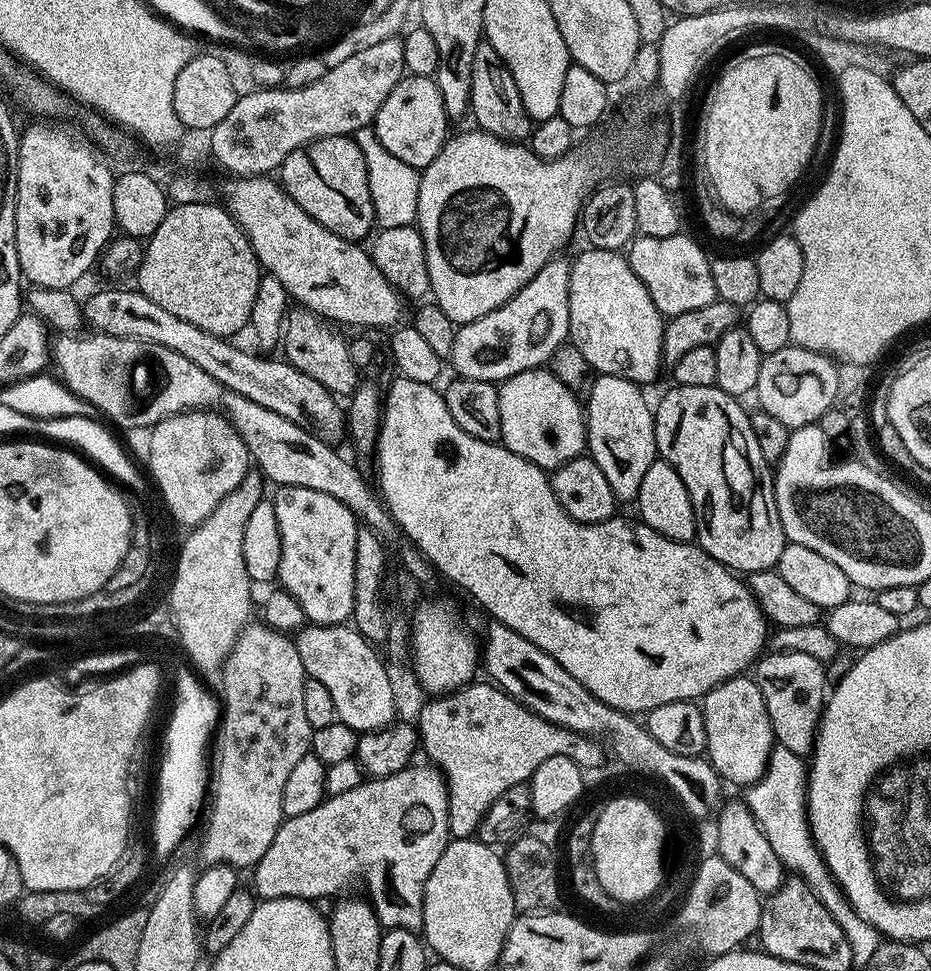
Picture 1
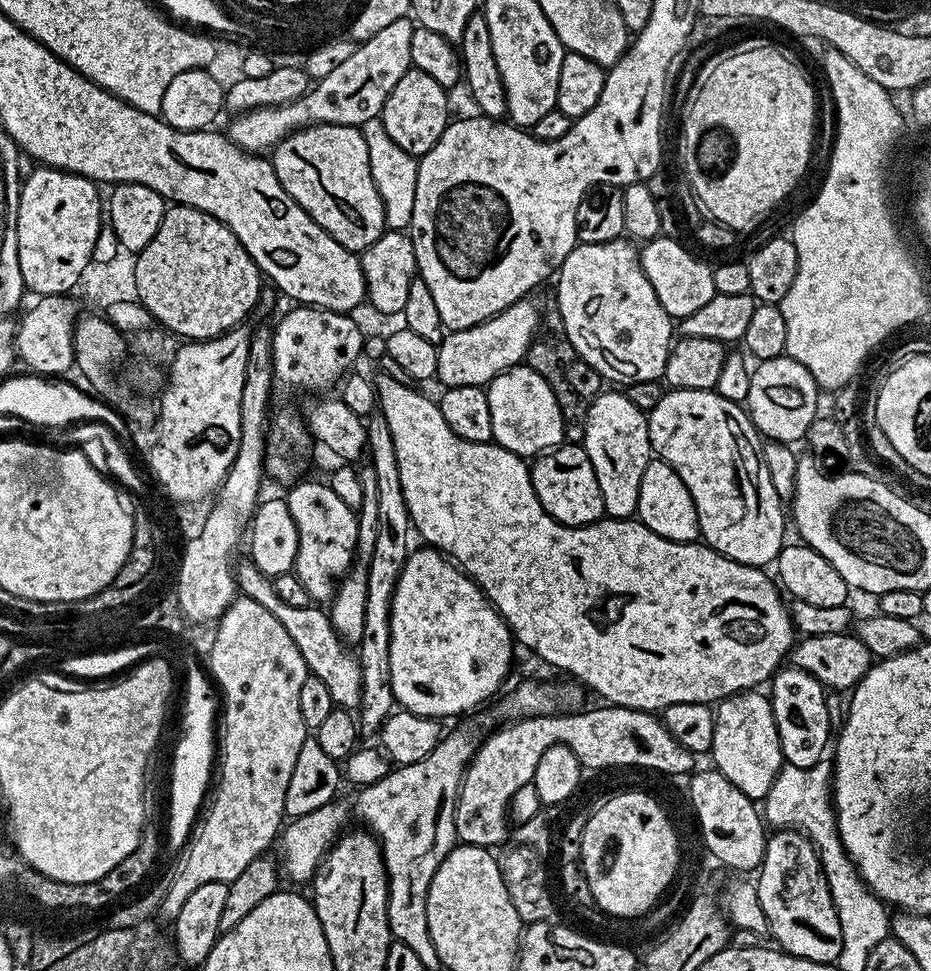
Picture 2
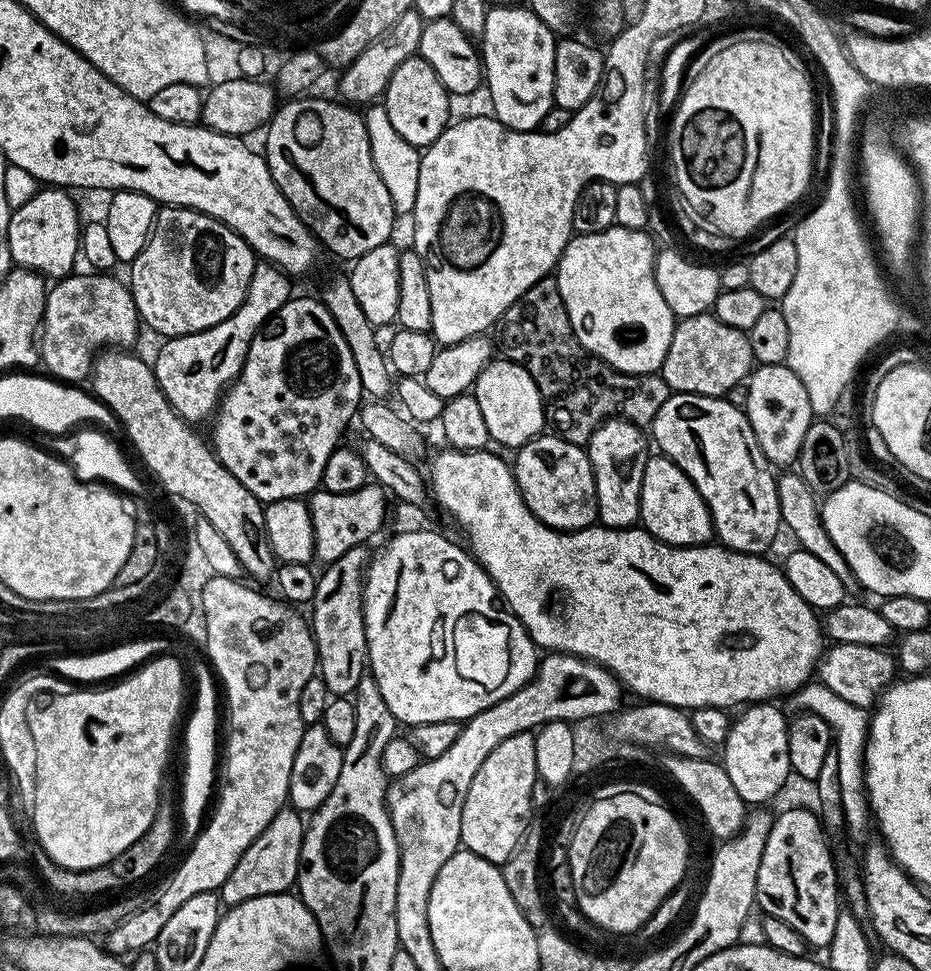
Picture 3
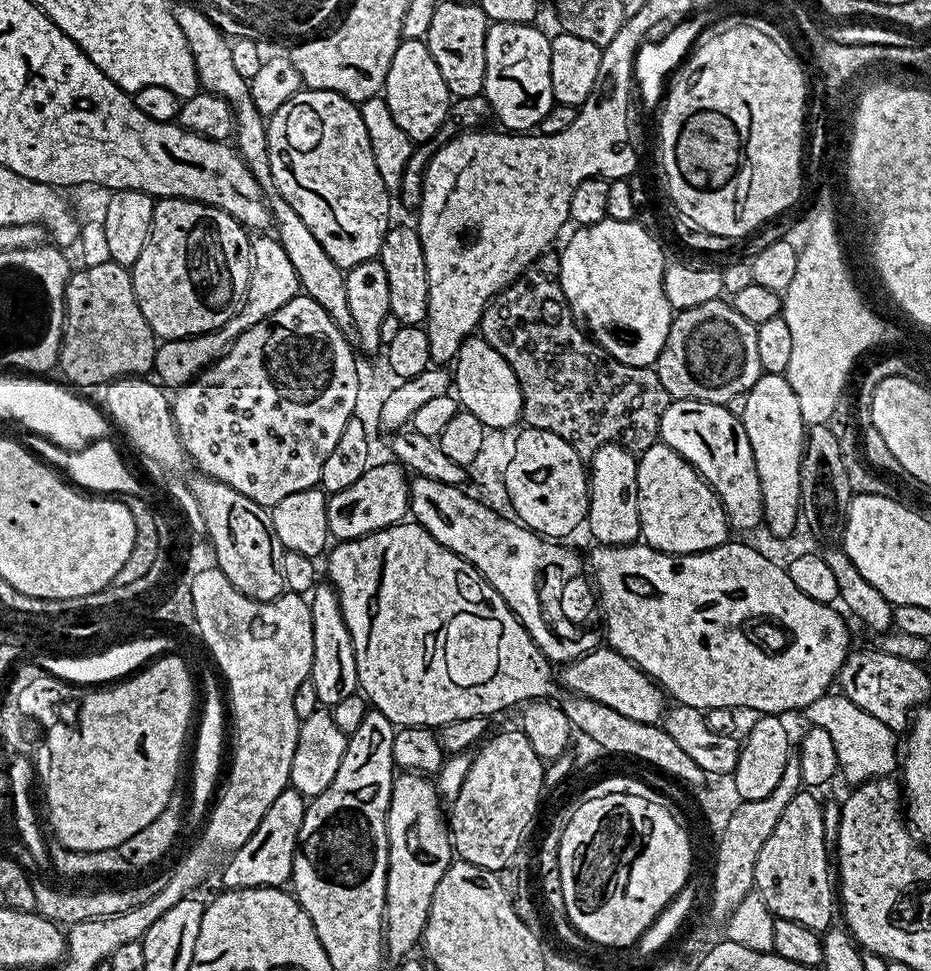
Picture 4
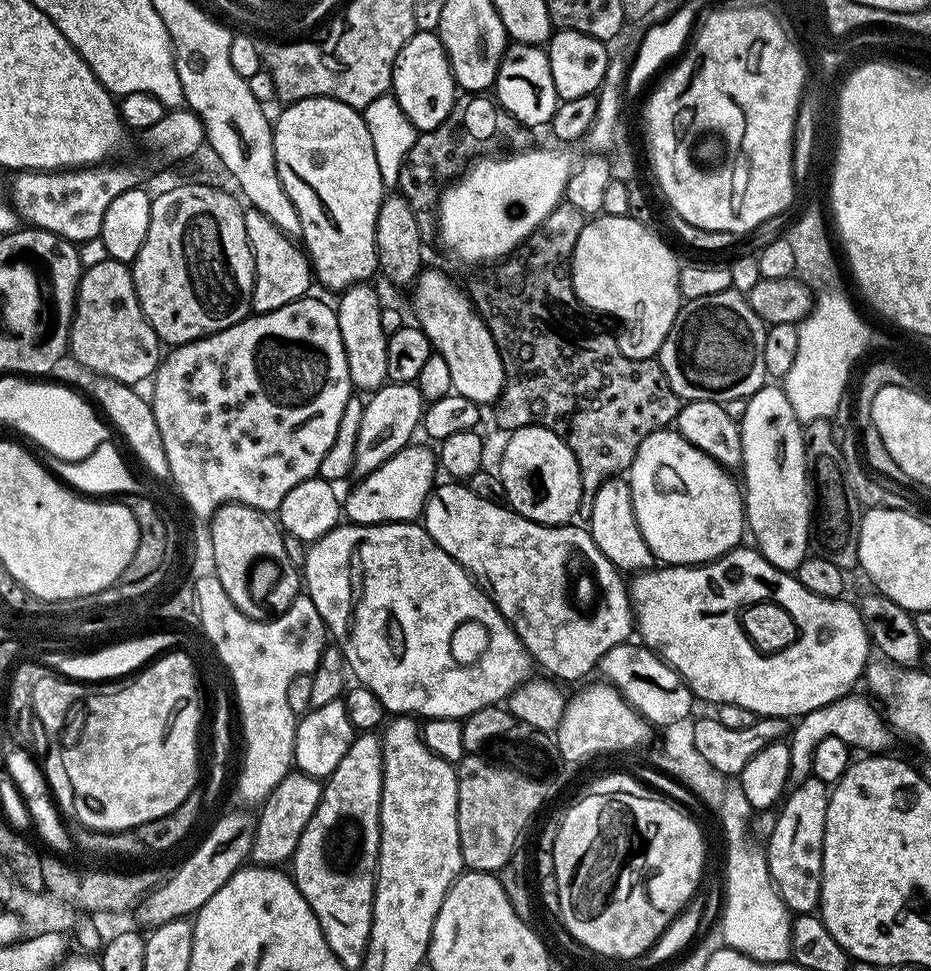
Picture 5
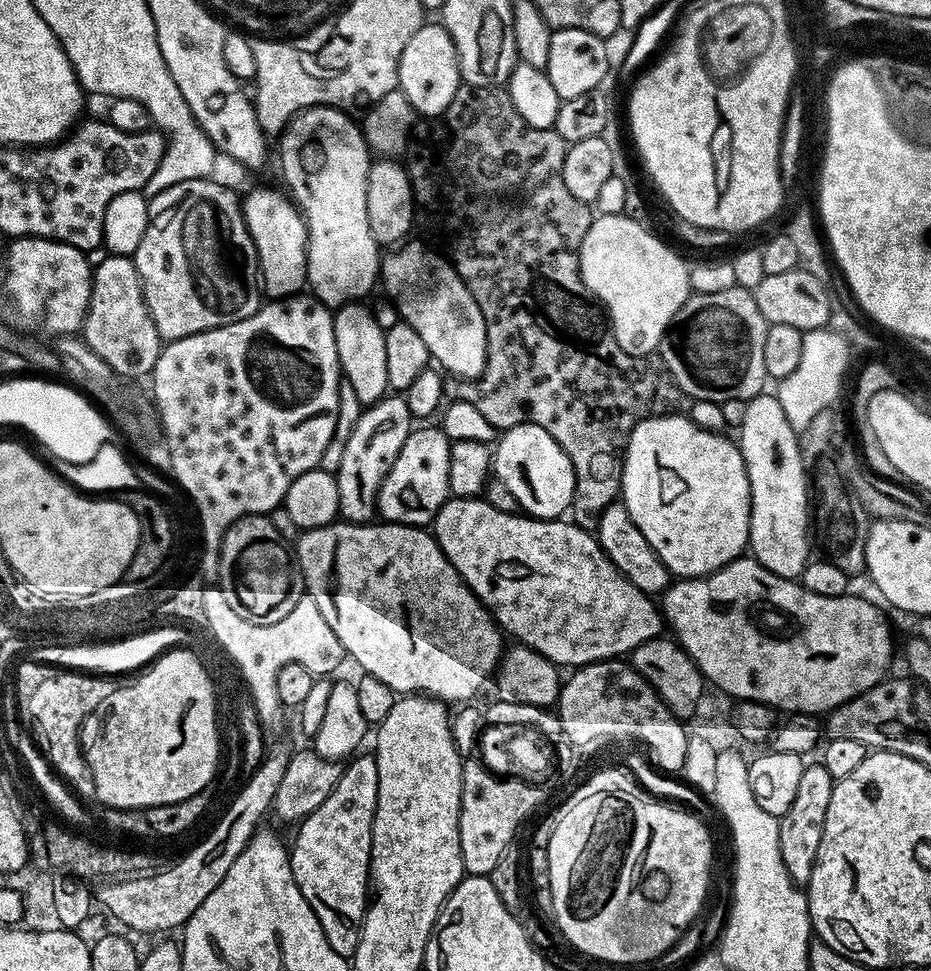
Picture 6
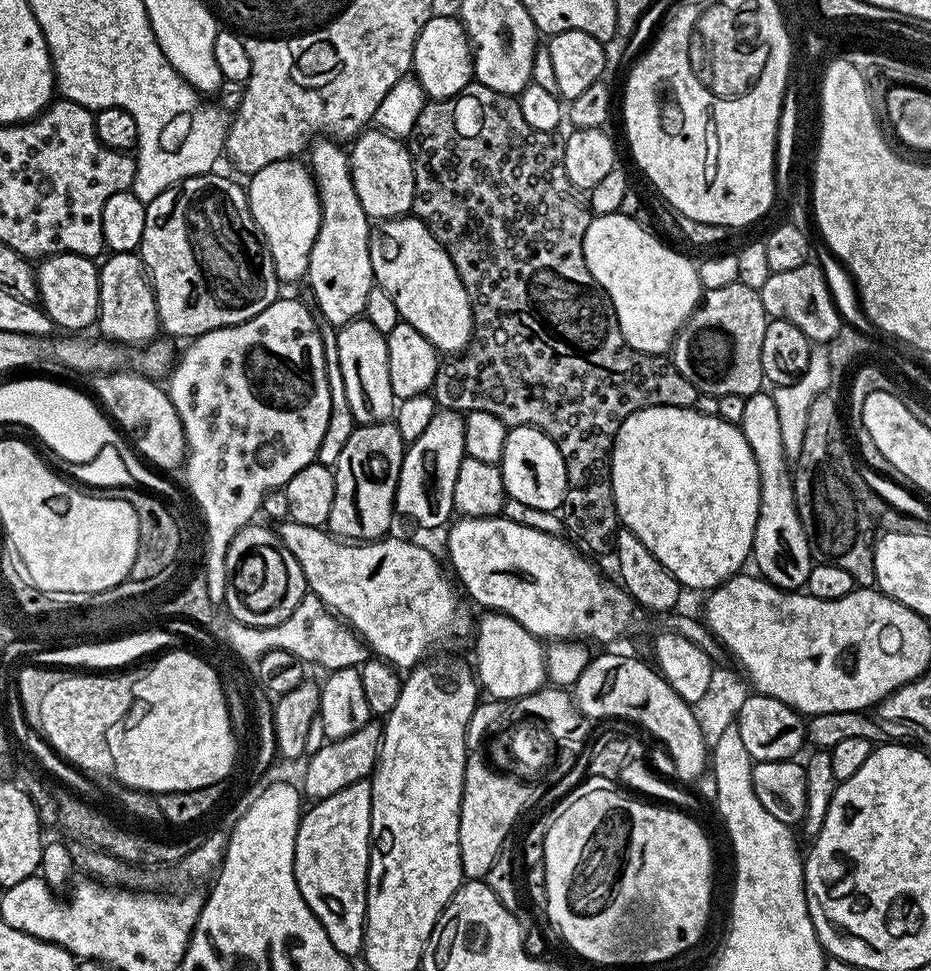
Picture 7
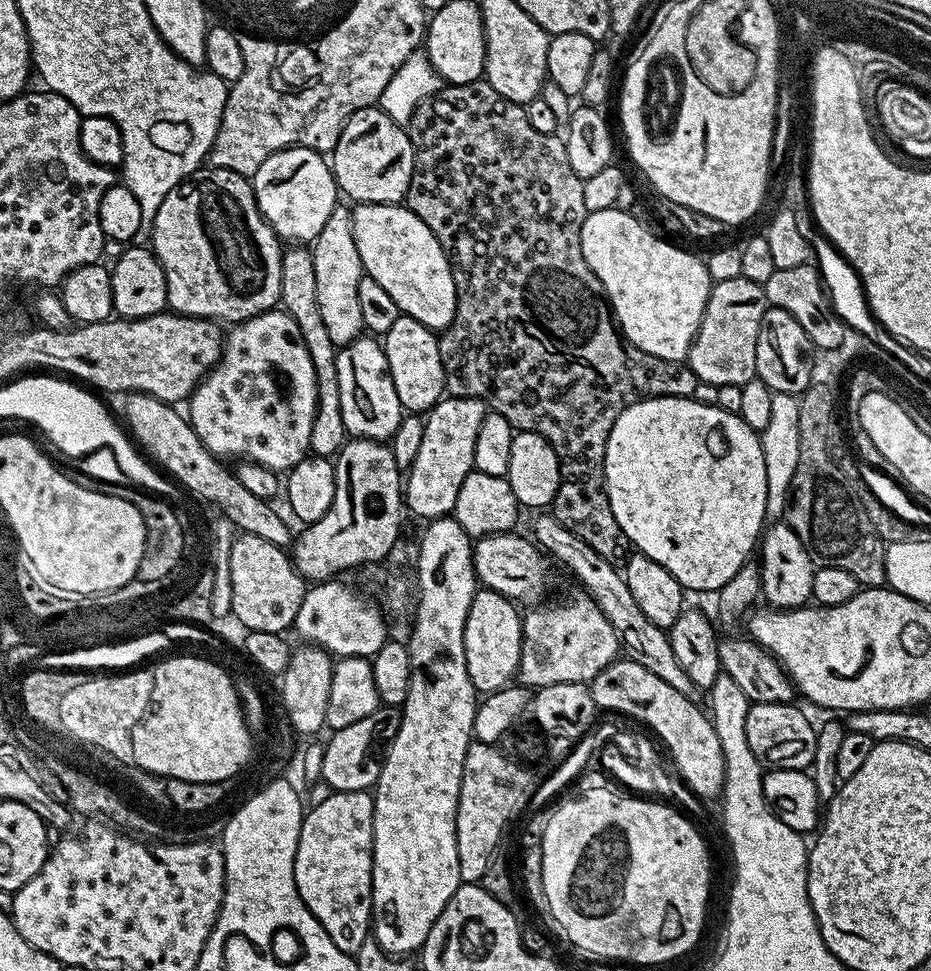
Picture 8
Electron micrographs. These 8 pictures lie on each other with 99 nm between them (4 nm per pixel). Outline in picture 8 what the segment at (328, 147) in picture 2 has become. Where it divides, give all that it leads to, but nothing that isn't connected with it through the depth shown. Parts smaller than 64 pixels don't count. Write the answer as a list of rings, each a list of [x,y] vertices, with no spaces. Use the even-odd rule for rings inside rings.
[[[337,206],[326,218],[326,226],[311,241],[310,251],[314,258],[314,274],[318,278],[318,310],[322,310],[322,322],[330,334],[330,342],[343,346],[354,342],[365,331],[362,307],[358,300],[358,282],[365,276],[358,258],[358,246],[354,246],[351,211]]]

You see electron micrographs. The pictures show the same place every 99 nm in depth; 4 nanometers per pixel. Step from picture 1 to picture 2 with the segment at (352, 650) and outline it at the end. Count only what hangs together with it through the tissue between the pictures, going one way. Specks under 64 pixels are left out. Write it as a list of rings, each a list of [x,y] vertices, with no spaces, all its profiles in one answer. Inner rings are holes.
[[[244,560],[244,563],[241,565],[239,563],[234,571],[239,591],[269,610],[270,614],[273,614],[285,627],[290,638],[294,639],[294,644],[298,646],[309,673],[321,678],[322,682],[329,687],[333,703],[337,707],[355,709],[360,704],[360,661],[353,651],[350,653],[344,650],[345,645],[333,630],[327,613],[314,604],[306,607],[292,607],[286,604],[278,597],[273,581],[262,575],[251,561]]]

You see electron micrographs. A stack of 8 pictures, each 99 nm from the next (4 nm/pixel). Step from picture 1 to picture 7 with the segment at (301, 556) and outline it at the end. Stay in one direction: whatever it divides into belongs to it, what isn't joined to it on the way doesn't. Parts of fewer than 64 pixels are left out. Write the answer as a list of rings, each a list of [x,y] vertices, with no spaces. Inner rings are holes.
[[[438,410],[434,418],[430,418],[426,431],[404,449],[396,487],[397,513],[401,517],[409,516],[424,528],[443,529],[454,516],[454,481],[464,457],[464,416],[458,412]]]

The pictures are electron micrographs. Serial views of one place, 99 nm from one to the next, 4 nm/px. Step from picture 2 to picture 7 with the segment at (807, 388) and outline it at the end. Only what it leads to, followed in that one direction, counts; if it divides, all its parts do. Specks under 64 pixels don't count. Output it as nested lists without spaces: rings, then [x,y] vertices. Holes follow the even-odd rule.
[[[761,390],[747,397],[738,427],[744,431],[746,442],[750,442],[750,450],[754,454],[754,462],[758,462],[760,467],[760,509],[754,530],[751,559],[754,564],[756,560],[760,567],[757,568],[759,575],[774,586],[789,590],[803,589],[810,578],[814,557],[796,509],[790,461],[782,450],[778,409],[774,406],[772,395]]]

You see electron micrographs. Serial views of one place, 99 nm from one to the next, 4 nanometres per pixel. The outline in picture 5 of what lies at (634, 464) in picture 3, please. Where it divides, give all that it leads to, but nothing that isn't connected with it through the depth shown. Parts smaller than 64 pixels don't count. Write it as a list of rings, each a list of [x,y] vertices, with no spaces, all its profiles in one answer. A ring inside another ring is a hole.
[[[609,478],[604,481],[597,492],[590,498],[592,517],[586,521],[586,527],[592,533],[592,540],[610,558],[613,566],[624,574],[635,574],[651,569],[654,557],[650,546],[646,546],[646,538],[642,538],[642,530],[638,526],[638,518],[634,514],[632,491],[627,479]]]

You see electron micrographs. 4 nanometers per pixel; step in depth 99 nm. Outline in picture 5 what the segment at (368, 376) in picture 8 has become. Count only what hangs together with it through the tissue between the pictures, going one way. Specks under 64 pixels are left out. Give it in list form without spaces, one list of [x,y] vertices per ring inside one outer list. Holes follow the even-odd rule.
[[[371,283],[355,284],[339,293],[334,307],[338,318],[338,330],[342,334],[342,346],[346,350],[346,366],[350,370],[353,389],[368,388],[375,390],[388,380],[386,370],[386,346],[388,335],[382,332],[382,301],[378,293],[372,289]]]

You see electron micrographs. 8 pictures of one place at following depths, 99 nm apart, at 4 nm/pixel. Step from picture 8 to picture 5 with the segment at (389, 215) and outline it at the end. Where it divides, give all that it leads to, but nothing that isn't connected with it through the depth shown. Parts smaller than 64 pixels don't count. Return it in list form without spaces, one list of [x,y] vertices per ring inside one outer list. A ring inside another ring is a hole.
[[[425,267],[417,274],[410,292],[412,308],[416,311],[415,323],[426,334],[435,355],[446,358],[446,366],[450,366],[452,392],[481,406],[495,405],[504,389],[502,358],[486,322],[476,313],[476,305],[467,291],[461,285],[459,288],[446,273]]]

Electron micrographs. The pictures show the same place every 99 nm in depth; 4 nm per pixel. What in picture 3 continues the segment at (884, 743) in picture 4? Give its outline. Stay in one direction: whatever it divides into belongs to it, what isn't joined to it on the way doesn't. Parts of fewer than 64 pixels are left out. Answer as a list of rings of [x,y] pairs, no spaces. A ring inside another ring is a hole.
[[[809,682],[799,691],[785,697],[782,707],[785,715],[798,712],[818,714],[832,730],[833,745],[838,752],[838,780],[843,804],[845,827],[854,837],[860,838],[872,822],[871,808],[868,805],[867,788],[864,778],[864,752],[867,748],[870,718],[863,708],[854,706],[844,698],[838,697],[829,687],[819,682]]]

